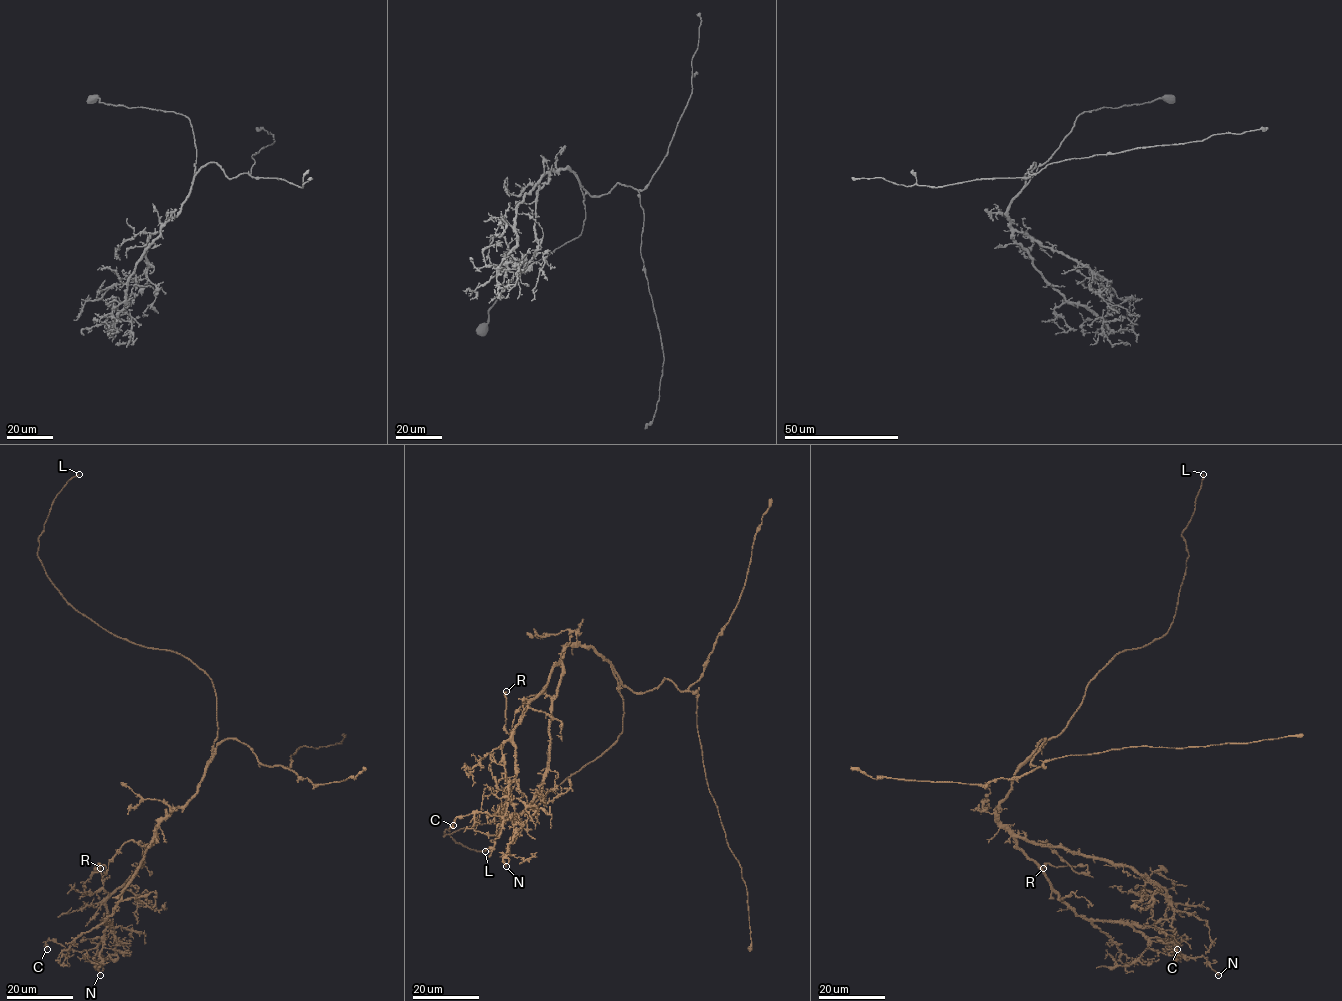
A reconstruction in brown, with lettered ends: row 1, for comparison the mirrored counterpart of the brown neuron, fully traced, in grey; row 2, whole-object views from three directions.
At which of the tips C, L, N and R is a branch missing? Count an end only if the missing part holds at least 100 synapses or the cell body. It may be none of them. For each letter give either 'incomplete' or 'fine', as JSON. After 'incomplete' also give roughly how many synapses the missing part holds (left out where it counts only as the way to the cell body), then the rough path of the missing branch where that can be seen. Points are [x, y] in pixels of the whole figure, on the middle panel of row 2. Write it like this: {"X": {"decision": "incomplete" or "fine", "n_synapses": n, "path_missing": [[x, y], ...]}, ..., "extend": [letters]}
{"C": {"decision": "fine"}, "L": {"decision": "incomplete", "path_missing": [[485, 851], [520, 864]]}, "N": {"decision": "fine"}, "R": {"decision": "fine"}, "extend": ["L"]}

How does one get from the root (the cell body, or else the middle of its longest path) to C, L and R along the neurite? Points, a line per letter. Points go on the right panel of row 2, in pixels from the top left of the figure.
C: (1044, 744), (1016, 773), (997, 820), (1077, 914), (1129, 923), (1164, 942), (1165, 951), (1172, 940), (1177, 949)
L: (1044, 744), (1066, 726), (1088, 682), (1117, 653), (1142, 647), (1168, 630), (1188, 557), (1182, 532), (1203, 474)
R: (1044, 744), (997, 810), (1015, 835), (1047, 840), (1074, 871), (1087, 872), (1043, 868)

